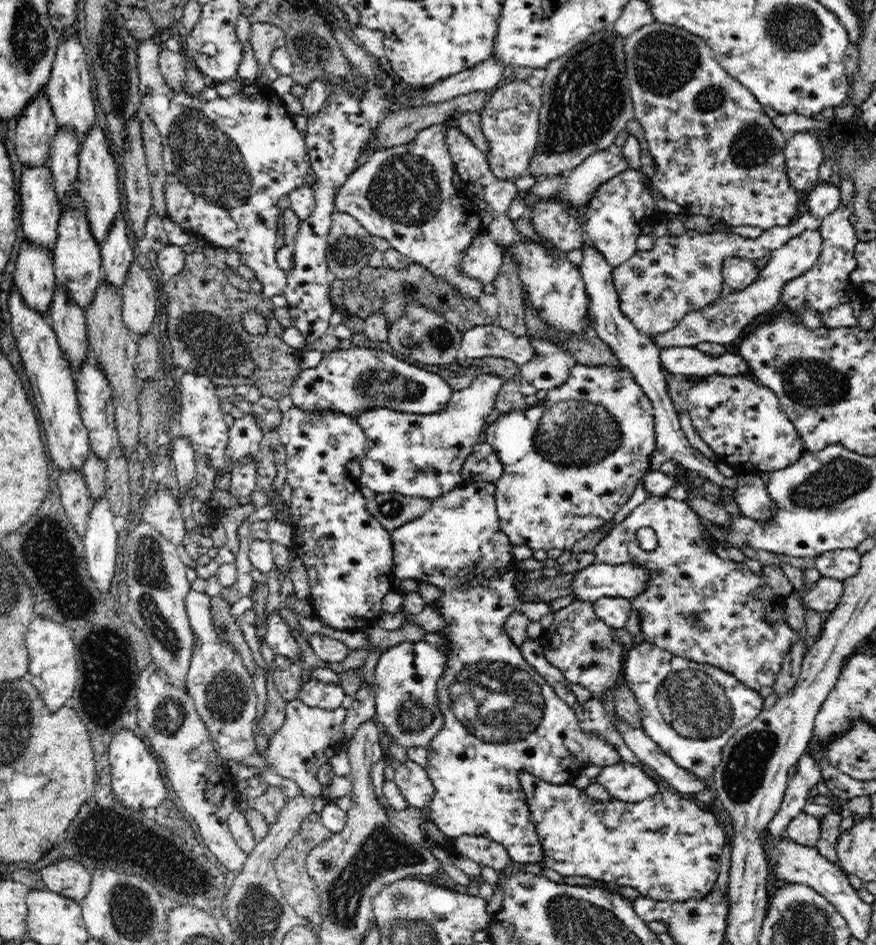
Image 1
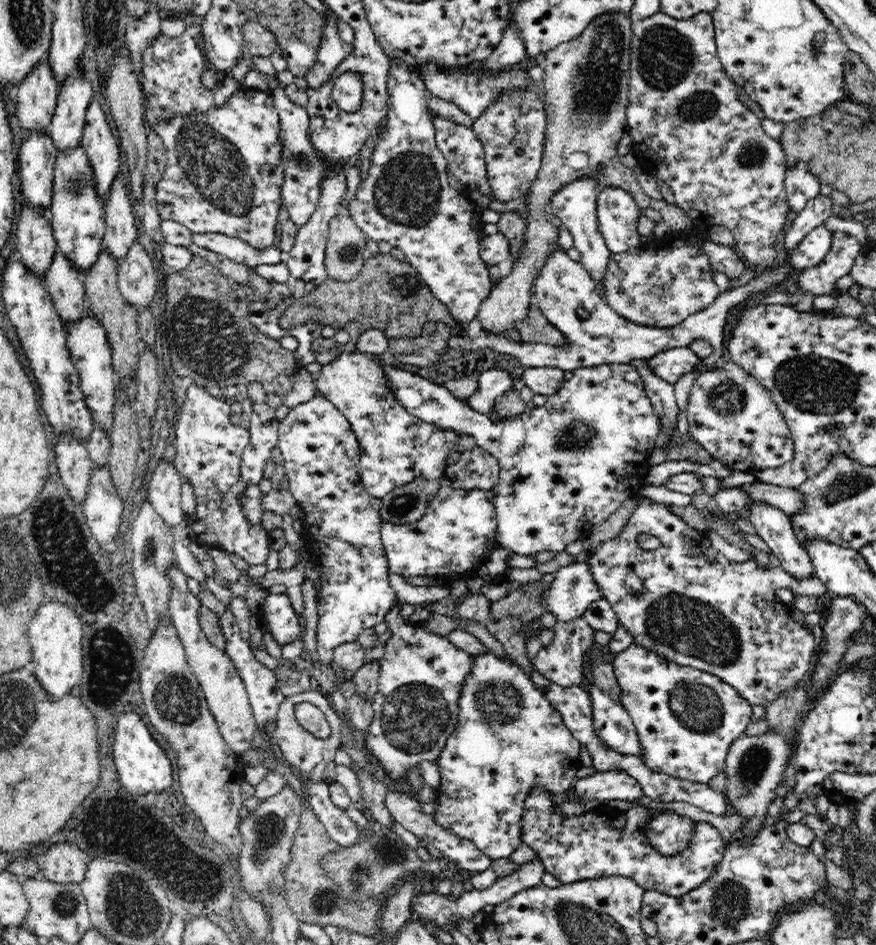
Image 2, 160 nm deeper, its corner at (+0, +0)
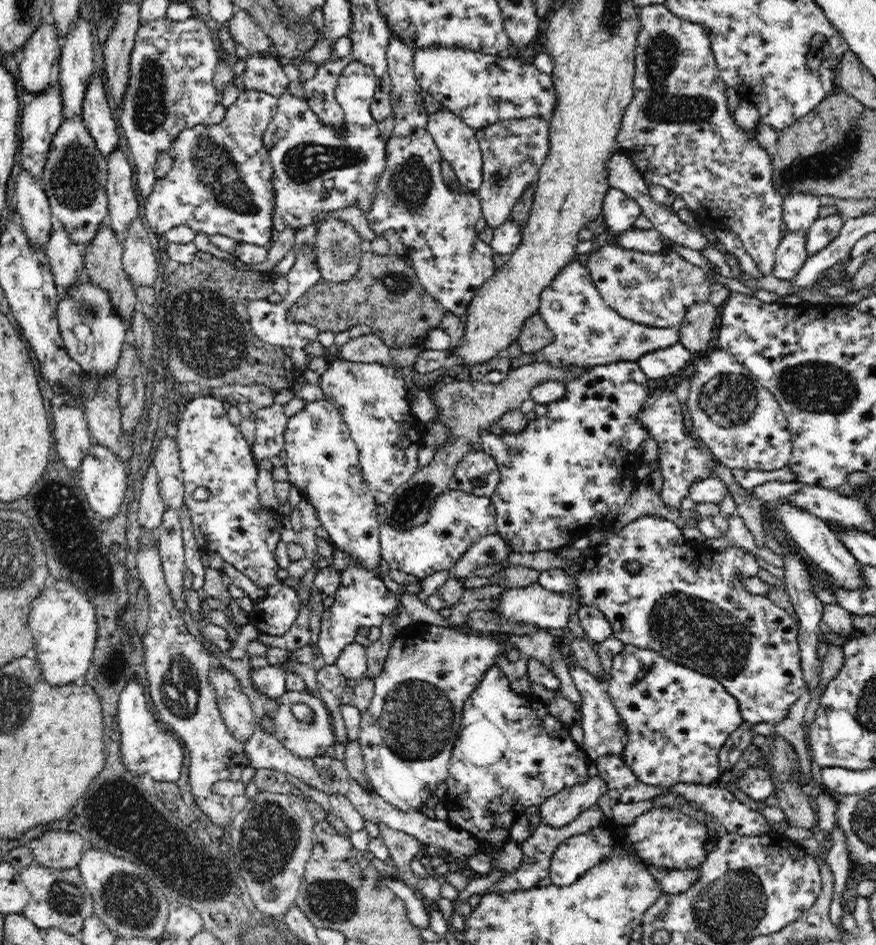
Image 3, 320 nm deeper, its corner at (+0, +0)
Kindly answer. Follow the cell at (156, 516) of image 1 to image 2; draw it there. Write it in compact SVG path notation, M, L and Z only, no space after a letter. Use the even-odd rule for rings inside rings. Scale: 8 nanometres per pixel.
M161 460L152 473L148 484L148 501L156 513L174 526L187 519L181 508L180 494L182 494L181 474L172 462Z

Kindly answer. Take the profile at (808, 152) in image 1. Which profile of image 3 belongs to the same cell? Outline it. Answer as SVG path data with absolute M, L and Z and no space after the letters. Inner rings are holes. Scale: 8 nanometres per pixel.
M810 193L790 194L783 199L783 220L786 225L786 232L804 232L808 235L812 224L819 218L819 212L822 204L820 198Z

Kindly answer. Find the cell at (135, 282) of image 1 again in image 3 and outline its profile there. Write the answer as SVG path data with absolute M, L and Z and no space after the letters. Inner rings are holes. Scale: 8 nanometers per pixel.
M139 216L130 224L123 241L122 267L137 288L152 288L158 276L158 260L152 249L148 232Z

